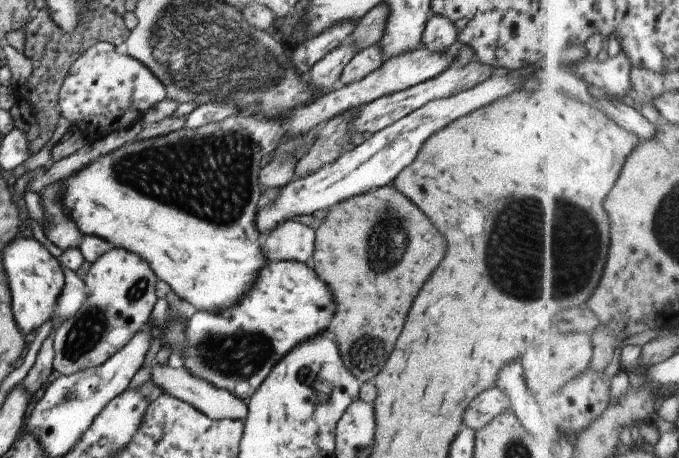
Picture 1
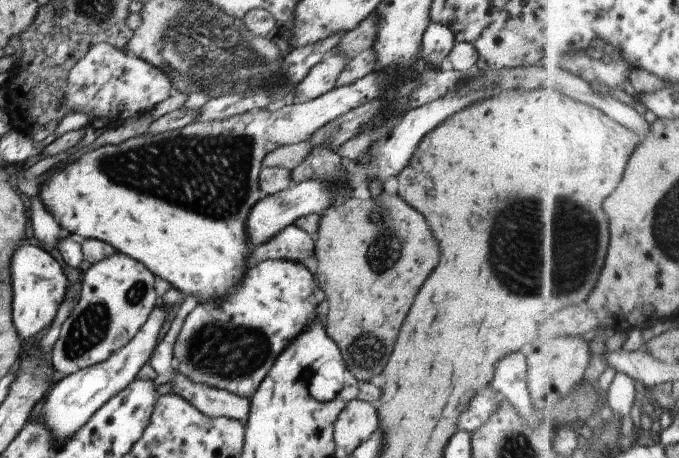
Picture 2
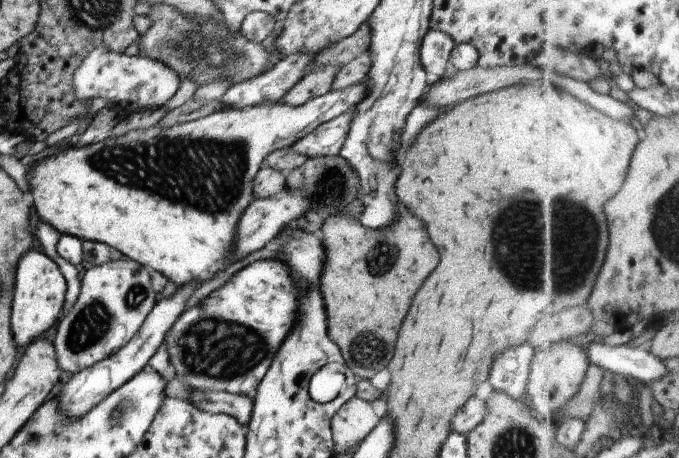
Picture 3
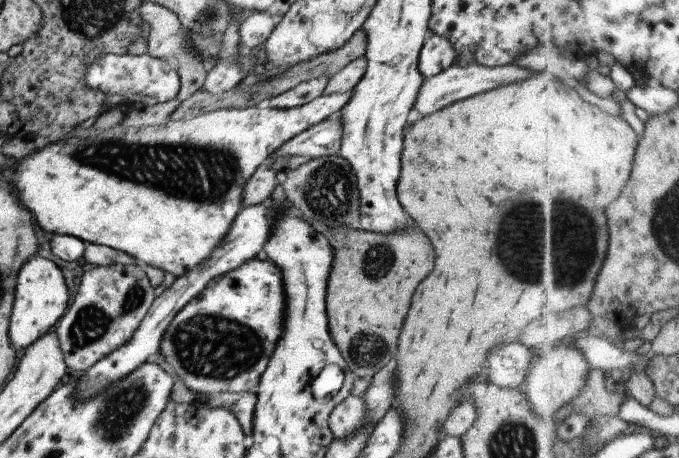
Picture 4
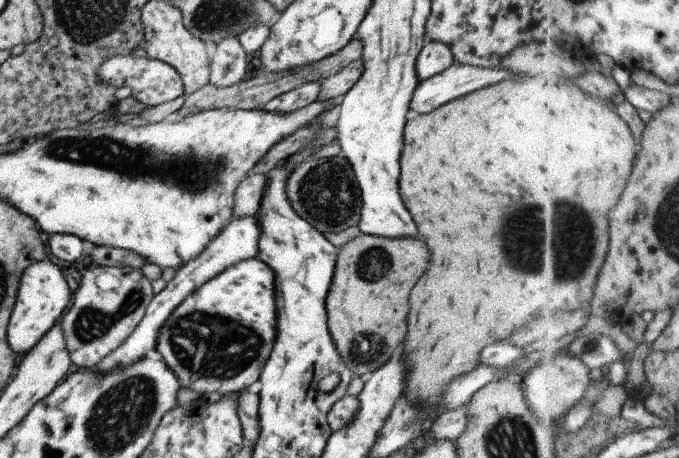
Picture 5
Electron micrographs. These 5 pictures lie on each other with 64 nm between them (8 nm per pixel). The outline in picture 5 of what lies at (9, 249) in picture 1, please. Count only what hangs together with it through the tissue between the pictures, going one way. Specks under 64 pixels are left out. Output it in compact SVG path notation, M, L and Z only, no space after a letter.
M52 261L31 264L20 279L15 307L7 326L7 341L14 354L26 355L39 340L61 320L64 310L70 304L70 289L60 267Z

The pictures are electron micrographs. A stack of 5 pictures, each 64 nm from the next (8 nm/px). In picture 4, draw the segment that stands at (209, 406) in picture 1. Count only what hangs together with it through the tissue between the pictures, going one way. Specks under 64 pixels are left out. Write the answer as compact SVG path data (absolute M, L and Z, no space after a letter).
M242 391L239 393L220 393L219 395L210 396L210 407L229 408L234 416L239 420L245 435L253 434L253 424L255 415L255 406L257 396L250 391Z

